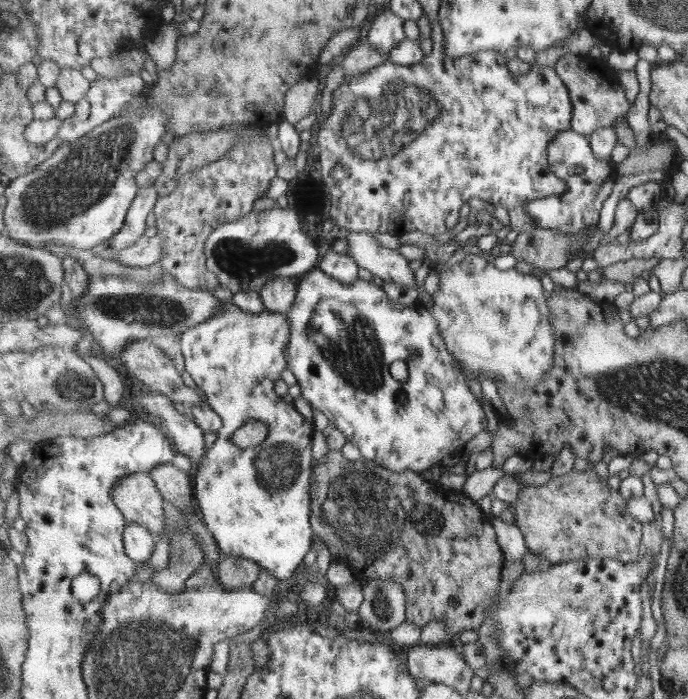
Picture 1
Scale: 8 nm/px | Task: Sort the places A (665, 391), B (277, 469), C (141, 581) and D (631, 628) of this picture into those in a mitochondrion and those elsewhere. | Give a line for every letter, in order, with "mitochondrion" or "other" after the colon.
A: mitochondrion
B: mitochondrion
C: other
D: other

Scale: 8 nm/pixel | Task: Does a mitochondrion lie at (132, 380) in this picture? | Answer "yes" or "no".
no

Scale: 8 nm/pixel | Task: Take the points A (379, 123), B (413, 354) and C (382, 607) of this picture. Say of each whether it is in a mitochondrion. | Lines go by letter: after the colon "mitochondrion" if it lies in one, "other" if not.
A: mitochondrion
B: other
C: mitochondrion

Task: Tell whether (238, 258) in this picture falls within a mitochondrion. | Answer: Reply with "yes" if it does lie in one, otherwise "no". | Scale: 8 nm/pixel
yes

